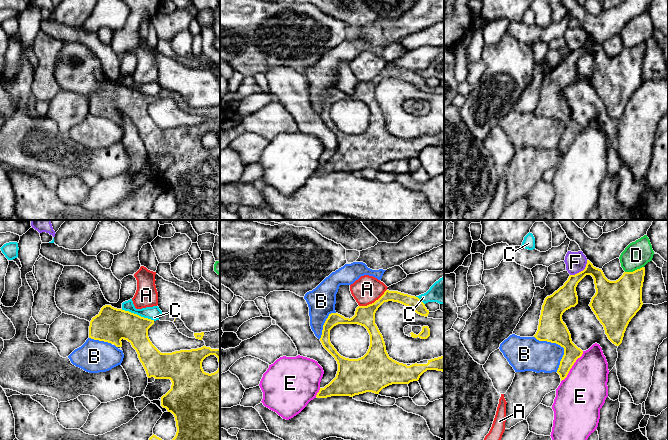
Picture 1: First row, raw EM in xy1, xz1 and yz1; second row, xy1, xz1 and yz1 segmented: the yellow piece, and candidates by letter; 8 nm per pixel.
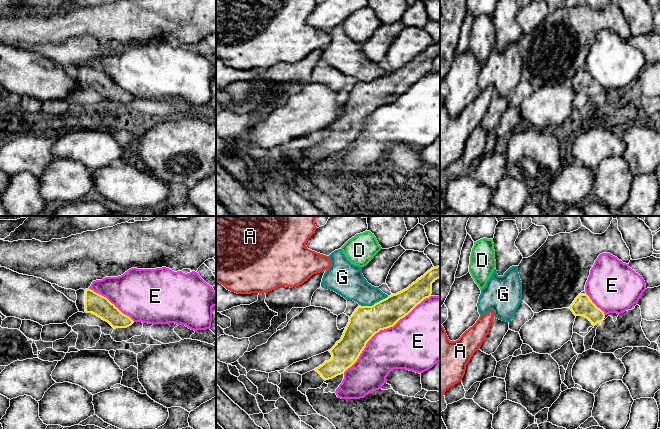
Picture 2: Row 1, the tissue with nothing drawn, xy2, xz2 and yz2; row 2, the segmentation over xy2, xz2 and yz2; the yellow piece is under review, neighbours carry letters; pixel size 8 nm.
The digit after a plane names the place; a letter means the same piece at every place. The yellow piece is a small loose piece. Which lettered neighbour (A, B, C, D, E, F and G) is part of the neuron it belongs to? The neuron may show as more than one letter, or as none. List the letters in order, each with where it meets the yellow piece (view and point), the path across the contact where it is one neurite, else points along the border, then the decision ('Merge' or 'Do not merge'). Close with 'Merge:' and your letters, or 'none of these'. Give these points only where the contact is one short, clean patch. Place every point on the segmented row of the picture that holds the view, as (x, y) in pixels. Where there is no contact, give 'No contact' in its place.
A: Touches yellow at xz1 (374, 302). Boundary: xz1 (386, 289), (373, 302), (359, 306). Do not merge
B: Touches yellow at yz1 (560, 345). Boundary: yz1 (534, 336), (563, 348), (557, 371). Do not merge
C: Touches yellow at xy1 (138, 315). Do not merge
D: Touches yellow at yz1 (635, 270). Do not merge
E: Touches yellow at xz2 (383, 329). Do not merge
F: Touches yellow at yz1 (581, 271). Boundary: yz1 (587, 260), (586, 266), (582, 270), (570, 275). Do not merge
G: Touches yellow at xz2 (374, 304). Do not merge
Merge: none of these

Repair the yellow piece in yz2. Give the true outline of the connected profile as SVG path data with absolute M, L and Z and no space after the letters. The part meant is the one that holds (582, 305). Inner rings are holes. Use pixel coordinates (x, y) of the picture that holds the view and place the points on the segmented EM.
M579 294L570 306L575 316L584 316L593 326L602 322L605 318L604 312L598 308L587 294Z

